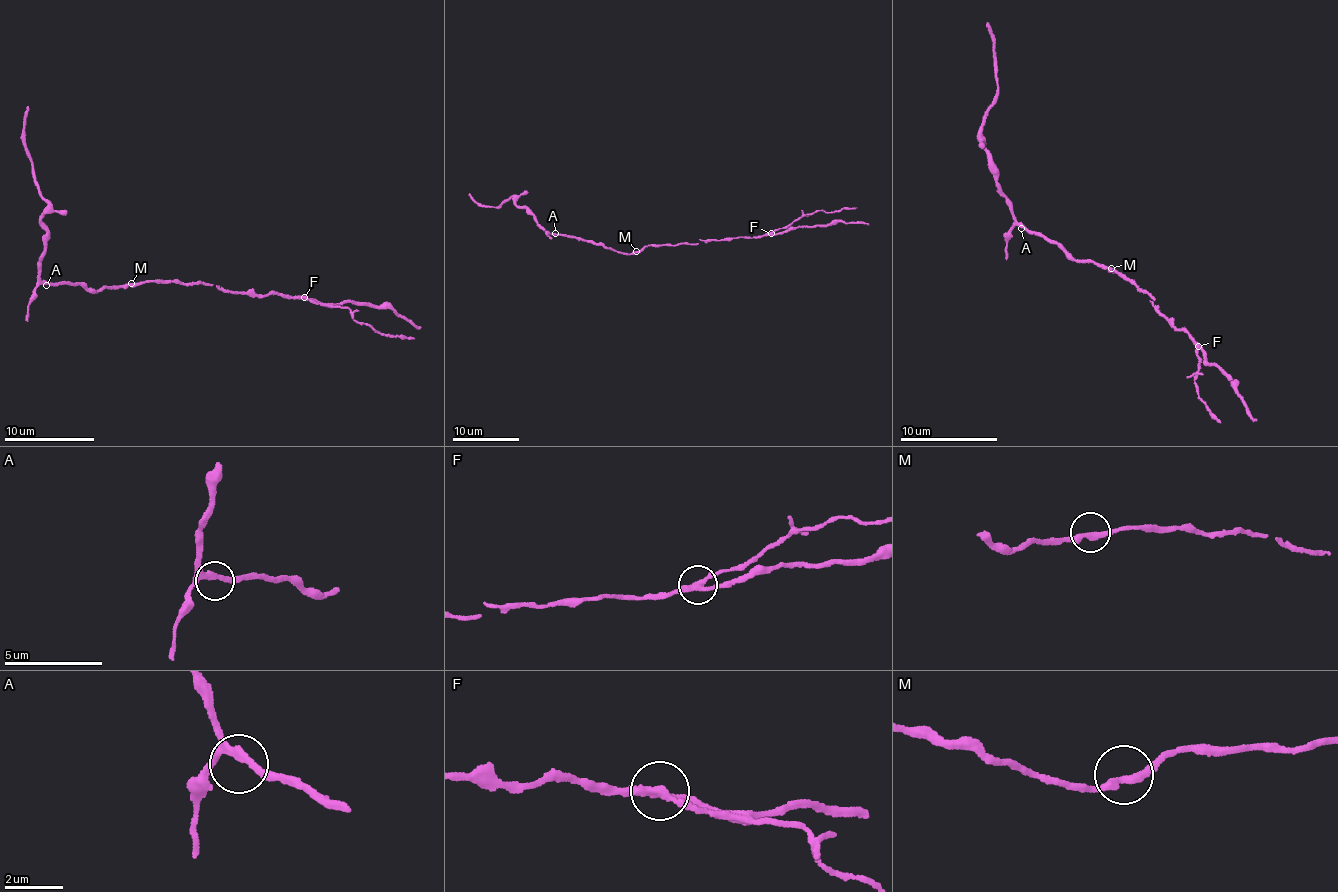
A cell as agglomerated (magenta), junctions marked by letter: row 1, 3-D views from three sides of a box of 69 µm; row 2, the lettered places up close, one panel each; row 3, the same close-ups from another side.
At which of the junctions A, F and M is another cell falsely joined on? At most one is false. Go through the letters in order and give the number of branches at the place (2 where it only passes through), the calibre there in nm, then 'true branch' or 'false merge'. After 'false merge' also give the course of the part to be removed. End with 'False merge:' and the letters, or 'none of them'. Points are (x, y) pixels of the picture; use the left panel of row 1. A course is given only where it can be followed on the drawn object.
A: 3 | 200 nm | true branch
F: 3 | 240 nm | false merge | (305, 298), (343, 306), (354, 320), (376, 331), (414, 339)
M: 2 | 280 nm | true branch
False merge: F

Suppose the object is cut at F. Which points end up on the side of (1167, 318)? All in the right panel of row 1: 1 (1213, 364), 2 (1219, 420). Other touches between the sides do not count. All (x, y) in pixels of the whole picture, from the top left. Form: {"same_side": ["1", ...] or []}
{"same_side": ["1"]}

